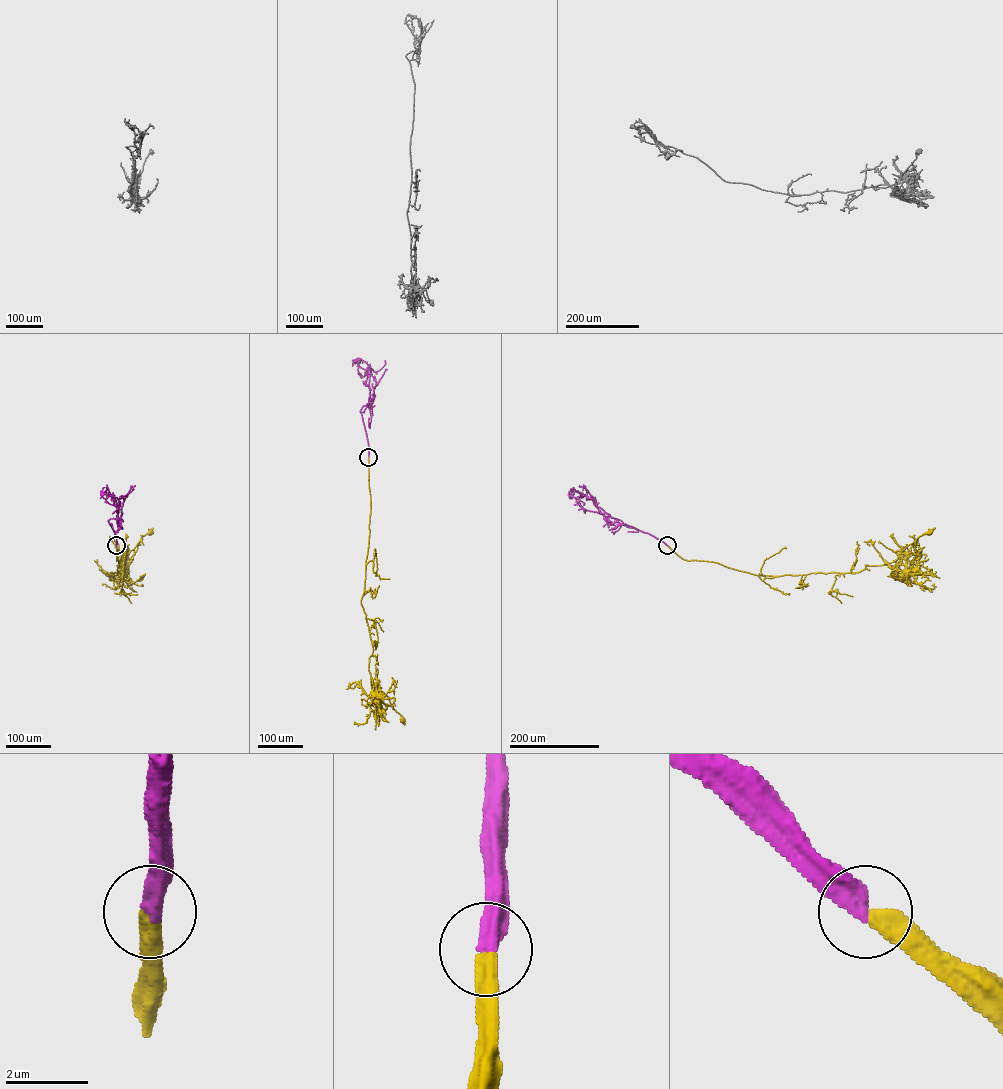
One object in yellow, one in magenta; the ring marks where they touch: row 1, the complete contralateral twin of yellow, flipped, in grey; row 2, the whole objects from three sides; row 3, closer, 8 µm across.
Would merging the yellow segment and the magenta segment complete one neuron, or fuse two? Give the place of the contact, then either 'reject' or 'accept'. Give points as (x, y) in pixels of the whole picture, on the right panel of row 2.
at (667, 545); accept

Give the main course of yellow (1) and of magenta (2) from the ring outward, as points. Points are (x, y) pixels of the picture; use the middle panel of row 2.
1: (368, 457), (371, 507), (361, 603), (373, 647), (368, 670), (372, 689), (385, 694), (402, 720)
2: (368, 457), (360, 410), (369, 404), (370, 368), (368, 365), (364, 376), (357, 372)

